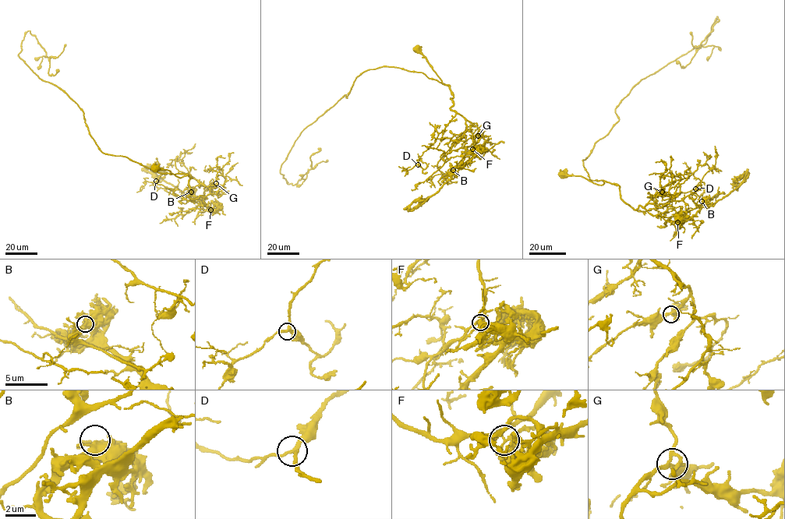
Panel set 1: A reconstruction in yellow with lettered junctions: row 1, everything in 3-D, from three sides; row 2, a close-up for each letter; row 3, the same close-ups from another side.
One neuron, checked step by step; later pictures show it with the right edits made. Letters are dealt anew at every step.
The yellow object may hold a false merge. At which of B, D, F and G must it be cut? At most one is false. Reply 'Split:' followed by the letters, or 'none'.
Split: F

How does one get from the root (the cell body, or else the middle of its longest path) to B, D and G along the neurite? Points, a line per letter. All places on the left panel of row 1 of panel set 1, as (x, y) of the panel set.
B: (155, 167), (179, 178), (187, 174), (191, 178), (188, 196), (200, 195), (214, 210), (191, 192)
D: (155, 167), (167, 169), (179, 178), (187, 174), (191, 178), (188, 196), (194, 200), (182, 199), (156, 181)
G: (155, 167), (167, 169), (179, 178), (189, 176), (190, 198), (216, 193), (219, 187), (216, 183)

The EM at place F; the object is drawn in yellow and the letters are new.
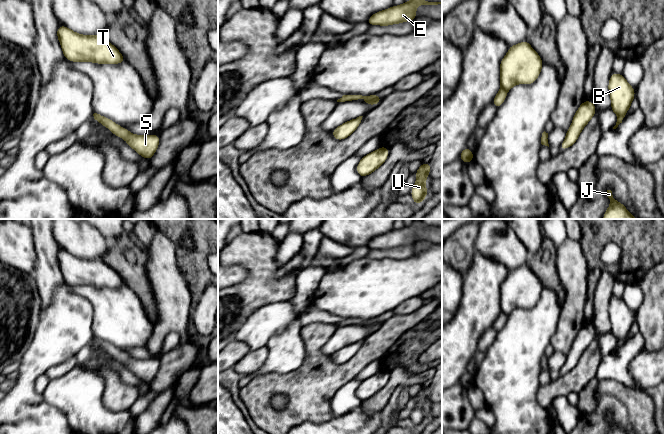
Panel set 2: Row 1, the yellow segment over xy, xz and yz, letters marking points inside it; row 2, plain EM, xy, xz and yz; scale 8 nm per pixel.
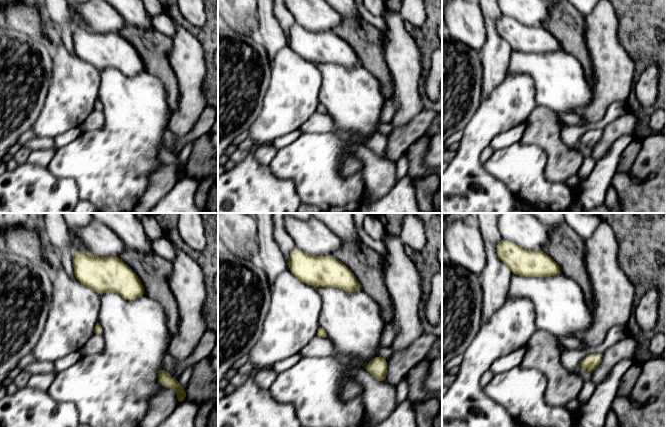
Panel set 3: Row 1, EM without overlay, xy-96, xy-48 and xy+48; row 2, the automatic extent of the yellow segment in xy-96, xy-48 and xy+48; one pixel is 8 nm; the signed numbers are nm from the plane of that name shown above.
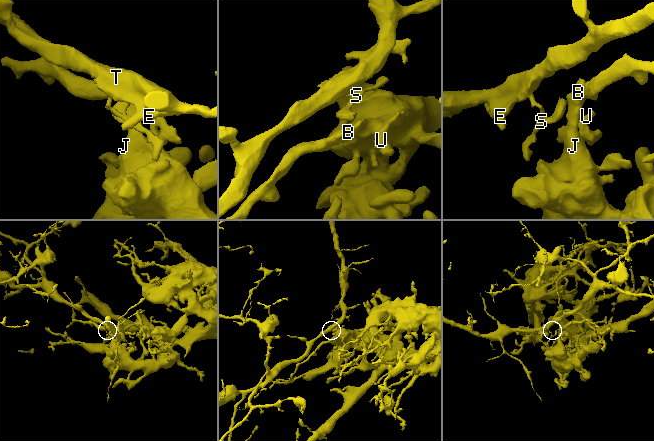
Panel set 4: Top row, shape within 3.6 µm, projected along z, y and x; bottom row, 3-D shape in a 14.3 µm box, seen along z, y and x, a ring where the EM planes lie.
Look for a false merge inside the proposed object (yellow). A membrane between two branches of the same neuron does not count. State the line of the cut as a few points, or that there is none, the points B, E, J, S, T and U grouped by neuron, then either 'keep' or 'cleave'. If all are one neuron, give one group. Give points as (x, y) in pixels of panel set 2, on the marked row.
xy (134, 134), (125, 140) | B J S U / E T | cleave

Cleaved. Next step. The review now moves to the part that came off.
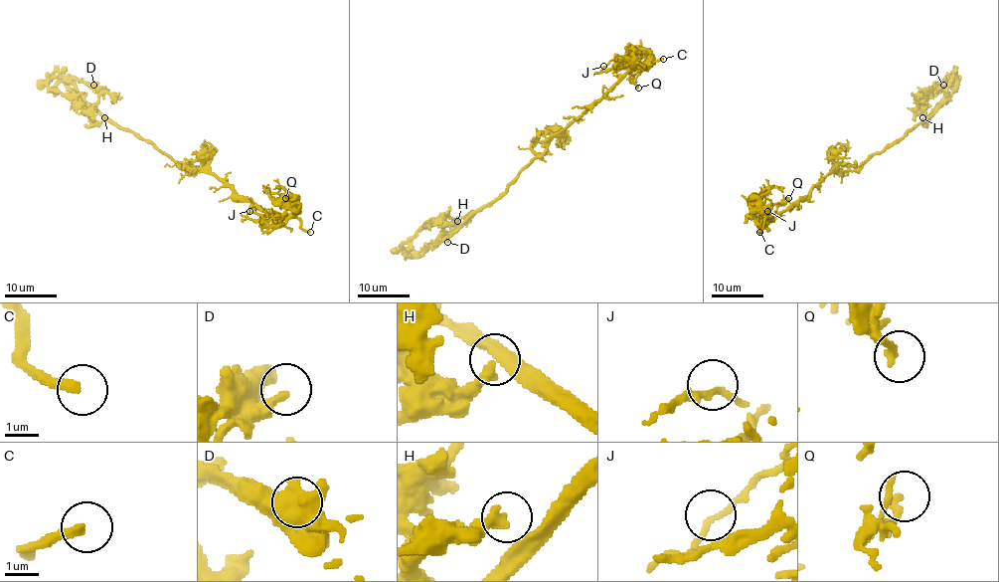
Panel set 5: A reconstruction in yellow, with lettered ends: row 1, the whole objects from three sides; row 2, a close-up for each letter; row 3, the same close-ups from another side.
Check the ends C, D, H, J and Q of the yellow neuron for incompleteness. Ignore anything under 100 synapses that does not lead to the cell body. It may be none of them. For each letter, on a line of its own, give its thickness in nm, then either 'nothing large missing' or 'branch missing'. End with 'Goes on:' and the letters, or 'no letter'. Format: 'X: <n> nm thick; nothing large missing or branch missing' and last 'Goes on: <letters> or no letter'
C: 280 nm thick; branch missing
D: 320 nm thick; nothing large missing
H: 220 nm thick; nothing large missing
J: 220 nm thick; nothing large missing
Q: 240 nm thick; nothing large missing
Goes on: C

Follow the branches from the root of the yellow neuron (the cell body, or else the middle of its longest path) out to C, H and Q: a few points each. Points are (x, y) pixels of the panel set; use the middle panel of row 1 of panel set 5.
C: (536, 158), (556, 135), (600, 100), (633, 68), (647, 66), (663, 59)
H: (536, 158), (503, 192), (477, 208), (447, 233), (444, 228), (457, 221)
Q: (536, 158), (556, 135), (600, 100), (633, 68), (646, 65), (634, 82), (638, 88)

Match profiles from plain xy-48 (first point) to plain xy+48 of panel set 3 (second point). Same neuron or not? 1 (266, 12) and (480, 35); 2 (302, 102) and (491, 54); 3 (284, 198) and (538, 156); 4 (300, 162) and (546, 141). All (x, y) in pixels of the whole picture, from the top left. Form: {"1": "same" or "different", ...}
{"1": "different", "2": "different", "3": "different", "4": "different"}

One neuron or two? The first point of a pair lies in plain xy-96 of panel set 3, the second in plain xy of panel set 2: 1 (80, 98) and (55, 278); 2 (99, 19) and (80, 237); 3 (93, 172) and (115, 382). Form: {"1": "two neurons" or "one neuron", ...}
{"1": "two neurons", "2": "one neuron", "3": "two neurons"}

